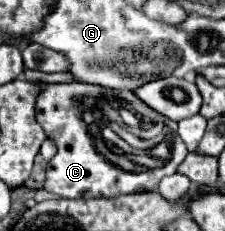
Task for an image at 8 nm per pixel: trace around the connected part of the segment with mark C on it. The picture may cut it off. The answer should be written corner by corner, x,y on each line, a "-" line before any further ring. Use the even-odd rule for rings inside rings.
40,82
40,92
36,96
36,122
44,128
46,138
50,138
58,148
58,154
48,162
48,168
46,168
46,180
42,184
46,192
52,192
60,198
82,198
82,200
116,198
122,194
156,190
164,176
170,176
176,172
178,164
188,154
188,148
184,146
184,142
180,142
180,136
176,134
176,122
162,116
162,122
172,132
170,160
162,168
154,168
152,172
126,172
120,166
106,160
106,156
100,154
94,146
94,140
88,134
88,126
84,124
84,98
88,96
90,98
106,96
106,98
122,98
126,102
142,102
134,96
134,92
128,92
128,90
112,90
112,88
86,84
86,82
70,82
70,84

